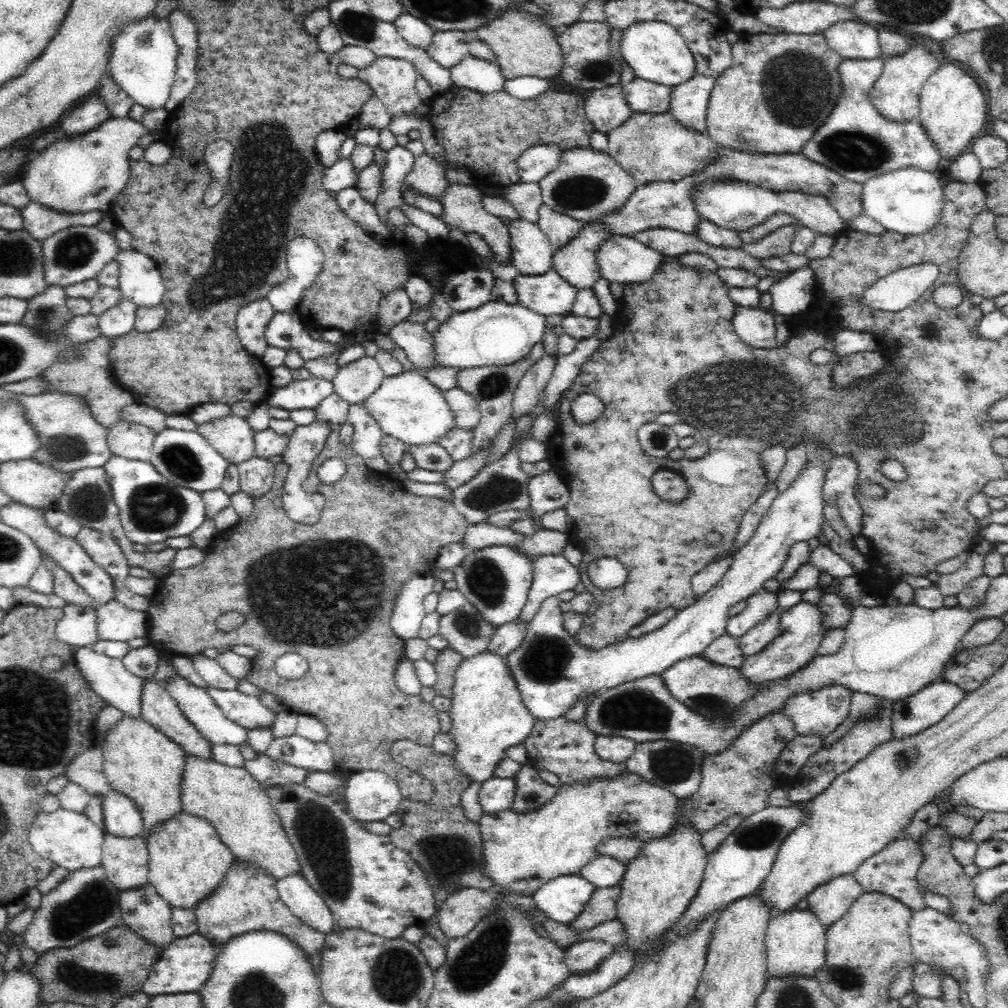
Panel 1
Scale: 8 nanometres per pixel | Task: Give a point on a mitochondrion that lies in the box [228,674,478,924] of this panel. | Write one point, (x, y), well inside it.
(321, 834)

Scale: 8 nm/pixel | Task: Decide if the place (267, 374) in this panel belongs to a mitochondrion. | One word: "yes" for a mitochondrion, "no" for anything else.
no

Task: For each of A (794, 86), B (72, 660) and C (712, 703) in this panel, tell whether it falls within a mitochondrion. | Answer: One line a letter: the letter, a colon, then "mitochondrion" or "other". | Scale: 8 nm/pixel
A: mitochondrion
B: other
C: mitochondrion

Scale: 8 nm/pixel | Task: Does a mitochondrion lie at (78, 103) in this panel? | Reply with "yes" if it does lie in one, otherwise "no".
no

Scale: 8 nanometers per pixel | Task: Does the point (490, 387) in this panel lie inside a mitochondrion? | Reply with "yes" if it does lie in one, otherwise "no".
yes

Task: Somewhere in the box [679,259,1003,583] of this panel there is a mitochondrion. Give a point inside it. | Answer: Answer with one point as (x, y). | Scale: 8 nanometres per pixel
(897, 406)

